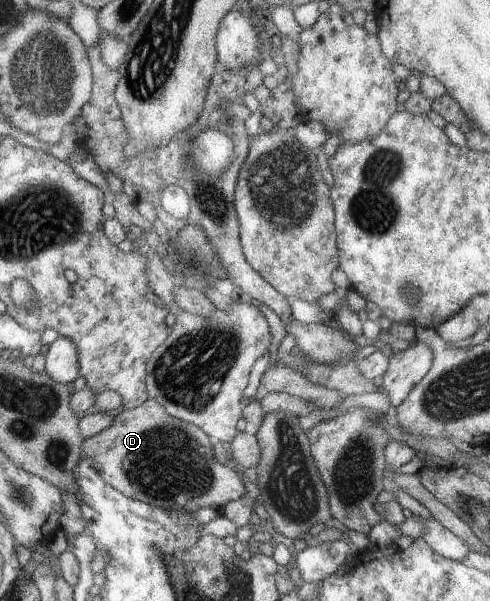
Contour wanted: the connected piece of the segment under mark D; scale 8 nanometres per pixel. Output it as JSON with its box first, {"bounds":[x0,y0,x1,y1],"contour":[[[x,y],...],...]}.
{"bounds":[78,397,246,513],"contour":[[[148,397],[138,407],[118,413],[106,429],[83,440],[78,457],[88,457],[94,463],[94,471],[98,473],[98,477],[114,491],[144,505],[160,507],[174,513],[190,513],[202,507],[221,511],[228,502],[242,497],[246,490],[239,472],[233,466],[216,461],[212,439],[198,427],[170,417],[152,397]]]}

